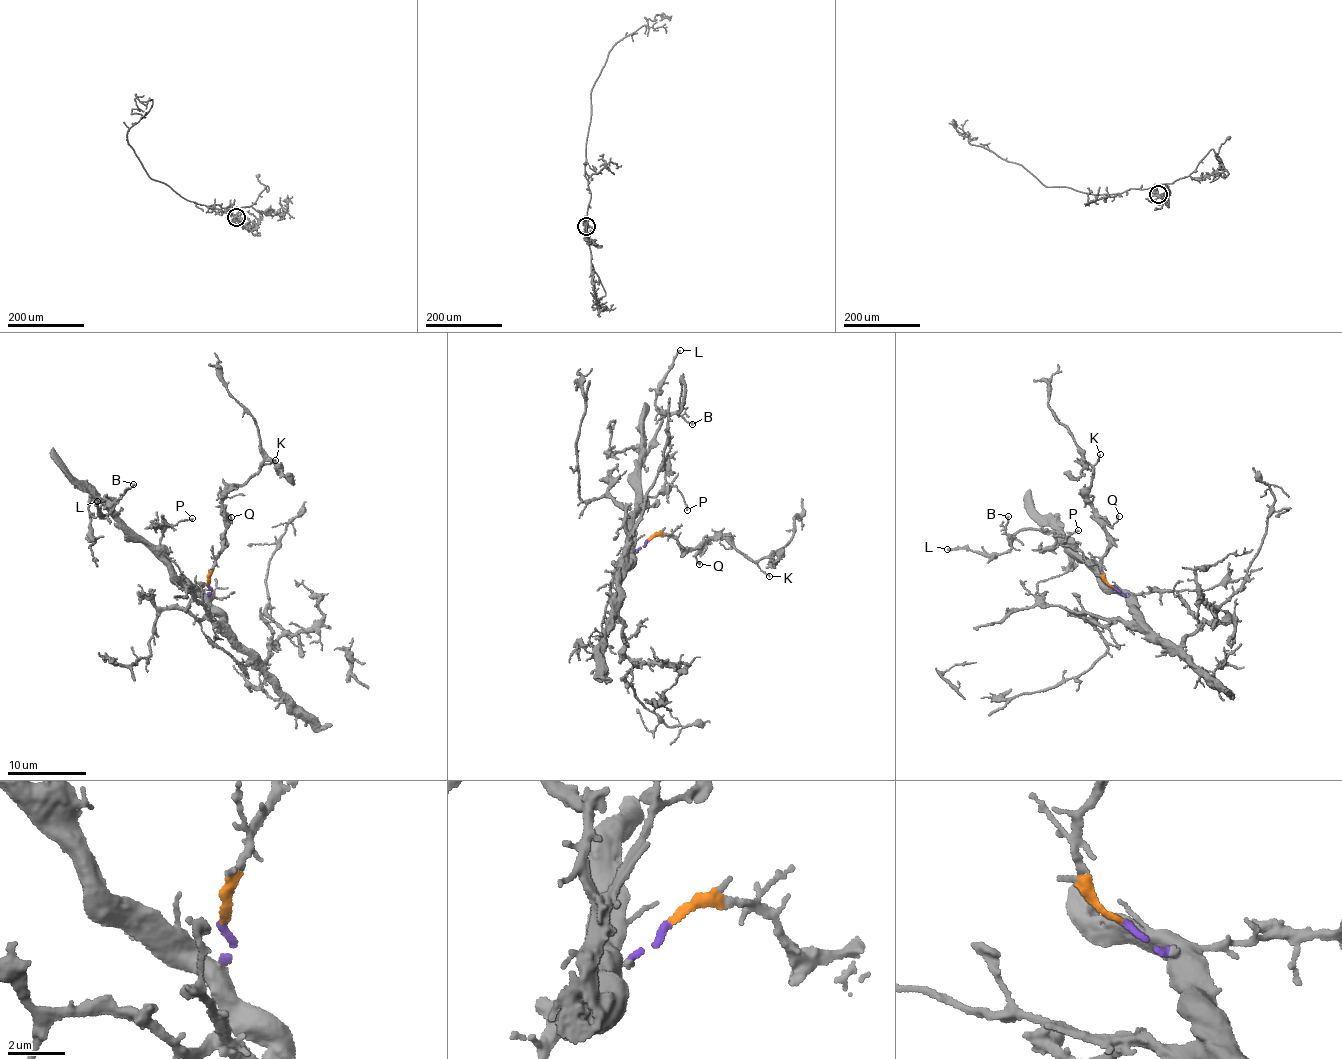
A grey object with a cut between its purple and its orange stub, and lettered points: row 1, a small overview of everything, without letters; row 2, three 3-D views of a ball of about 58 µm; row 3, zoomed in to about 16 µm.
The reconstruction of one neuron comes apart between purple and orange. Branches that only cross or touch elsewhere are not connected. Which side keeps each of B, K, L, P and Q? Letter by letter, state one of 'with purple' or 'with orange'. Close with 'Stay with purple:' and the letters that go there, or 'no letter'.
B: with purple
K: with orange
L: with purple
P: with purple
Q: with orange
Stay with purple: B, L, P

